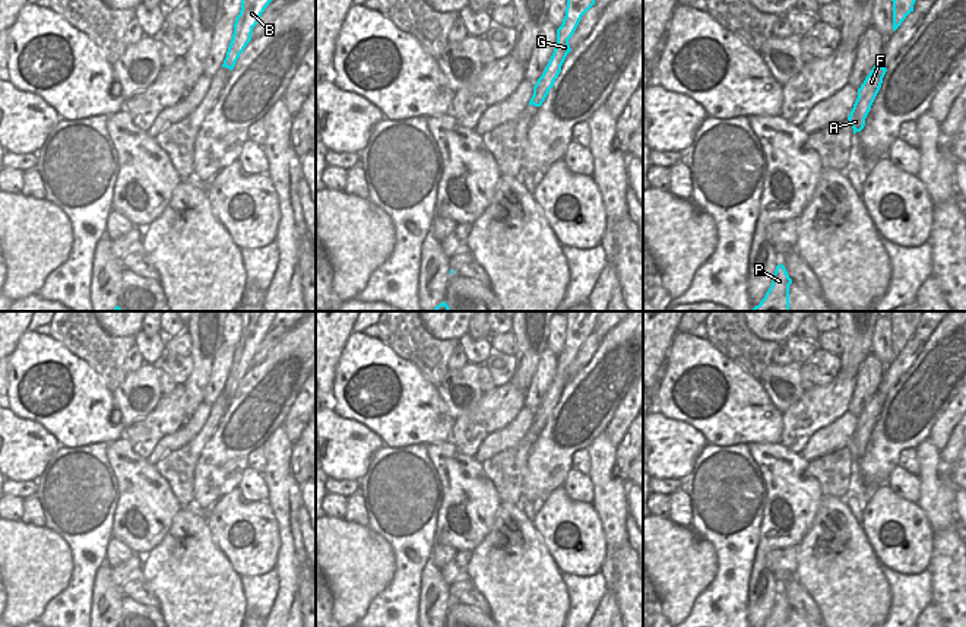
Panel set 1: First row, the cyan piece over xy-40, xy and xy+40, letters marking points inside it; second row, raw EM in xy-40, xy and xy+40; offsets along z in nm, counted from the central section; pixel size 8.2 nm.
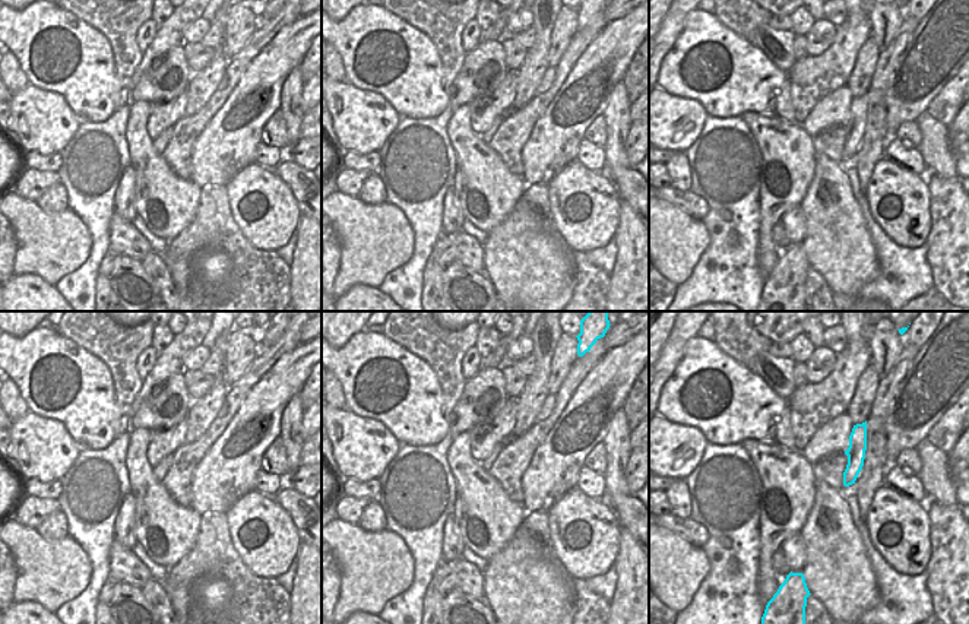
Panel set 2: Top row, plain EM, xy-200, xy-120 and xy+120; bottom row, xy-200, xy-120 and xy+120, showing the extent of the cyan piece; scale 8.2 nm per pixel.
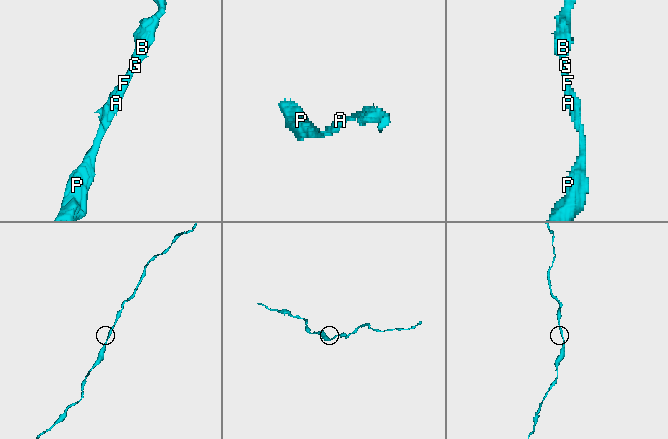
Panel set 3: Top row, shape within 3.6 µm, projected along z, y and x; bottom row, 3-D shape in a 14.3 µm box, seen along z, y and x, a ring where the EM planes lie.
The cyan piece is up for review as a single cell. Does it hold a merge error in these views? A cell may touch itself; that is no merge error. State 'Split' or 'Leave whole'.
Leave whole

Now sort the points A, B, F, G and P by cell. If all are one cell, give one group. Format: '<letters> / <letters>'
A B F G P

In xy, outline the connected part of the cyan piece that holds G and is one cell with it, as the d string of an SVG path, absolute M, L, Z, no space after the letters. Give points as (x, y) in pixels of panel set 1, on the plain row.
M567 311L567 335L561 354L557 357L557 370L554 380L538 409L533 414L533 422L529 433L541 434L555 406L561 399L561 393L571 379L568 367L573 364L582 343L595 332L596 317L601 311Z

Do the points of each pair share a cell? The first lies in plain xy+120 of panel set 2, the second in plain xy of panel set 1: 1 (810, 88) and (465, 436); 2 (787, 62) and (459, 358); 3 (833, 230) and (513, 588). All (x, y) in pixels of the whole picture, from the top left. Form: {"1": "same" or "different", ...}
{"1": "same", "2": "different", "3": "same"}

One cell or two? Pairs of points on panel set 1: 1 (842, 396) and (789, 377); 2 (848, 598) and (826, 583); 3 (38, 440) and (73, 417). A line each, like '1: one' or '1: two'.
1: two
2: one
3: two

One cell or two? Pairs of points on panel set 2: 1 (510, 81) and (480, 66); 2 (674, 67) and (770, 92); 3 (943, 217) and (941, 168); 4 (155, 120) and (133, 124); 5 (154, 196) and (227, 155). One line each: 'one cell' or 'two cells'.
1: two cells
2: one cell
3: two cells
4: two cells
5: two cells

